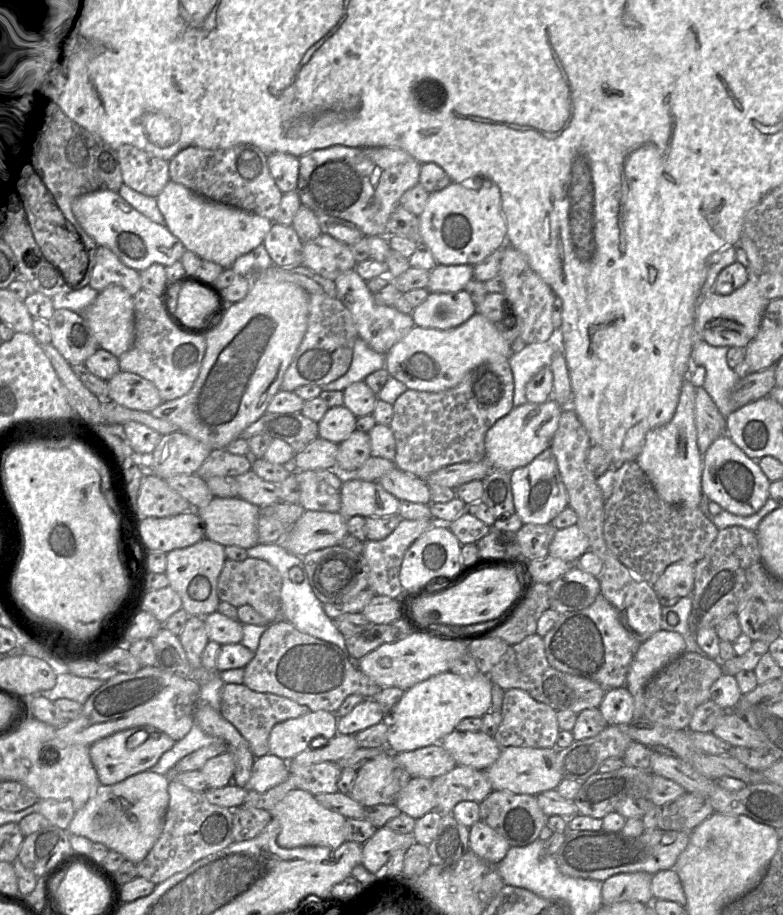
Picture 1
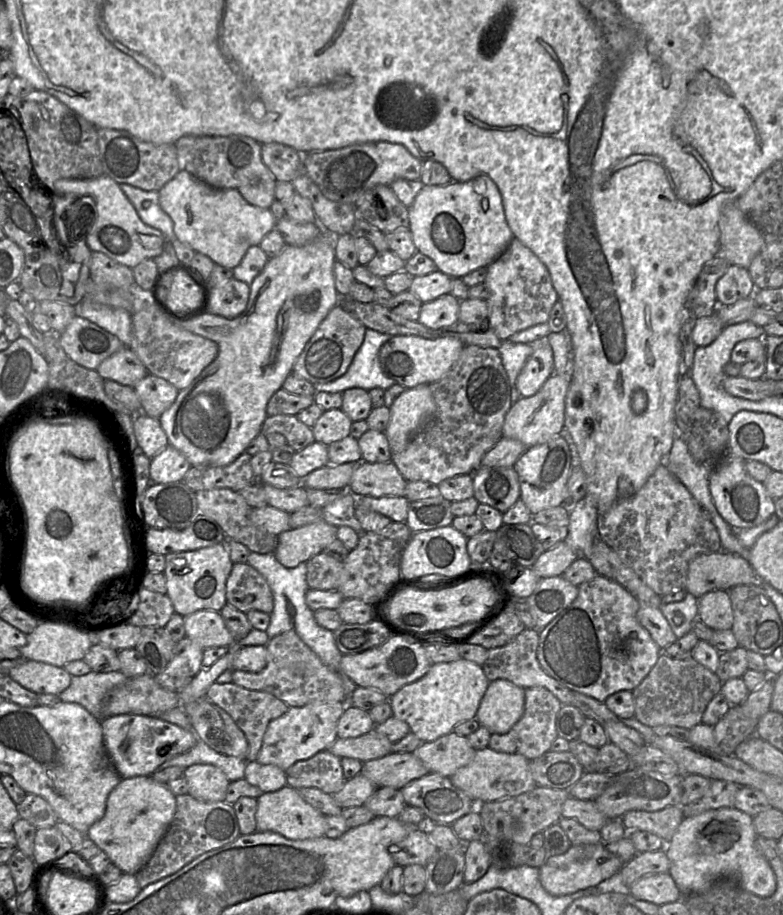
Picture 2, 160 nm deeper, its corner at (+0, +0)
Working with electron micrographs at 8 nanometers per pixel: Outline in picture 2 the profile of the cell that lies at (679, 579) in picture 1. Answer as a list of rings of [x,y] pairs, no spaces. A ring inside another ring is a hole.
[[[720,550],[699,555],[690,562],[684,590],[698,599],[707,592],[737,585],[761,586],[761,582],[745,558]]]

